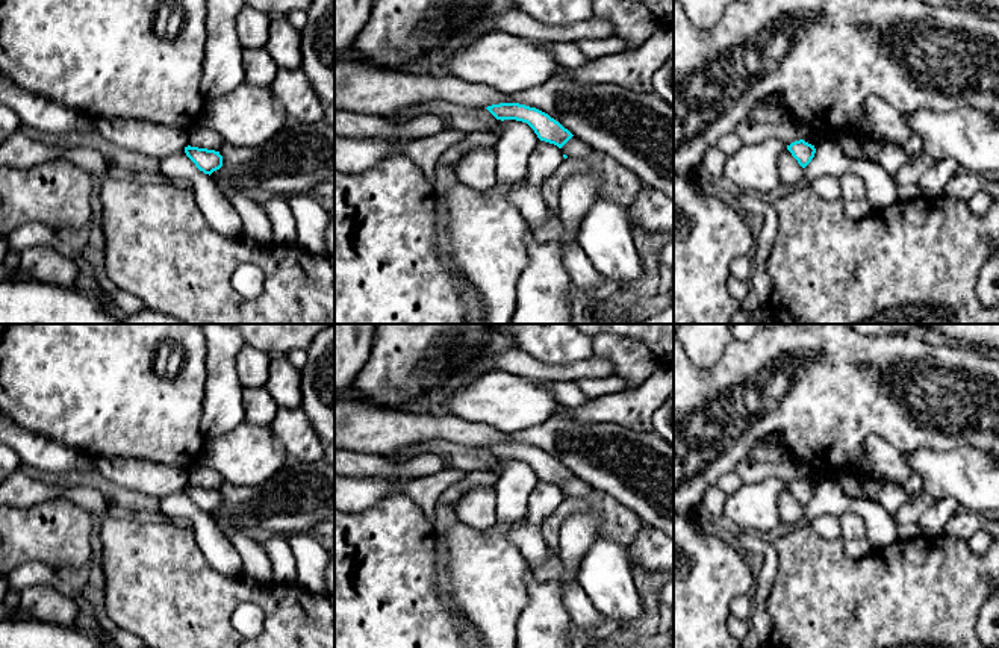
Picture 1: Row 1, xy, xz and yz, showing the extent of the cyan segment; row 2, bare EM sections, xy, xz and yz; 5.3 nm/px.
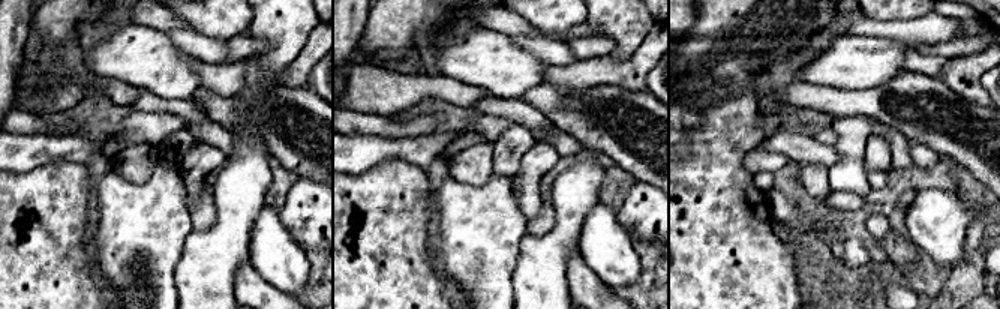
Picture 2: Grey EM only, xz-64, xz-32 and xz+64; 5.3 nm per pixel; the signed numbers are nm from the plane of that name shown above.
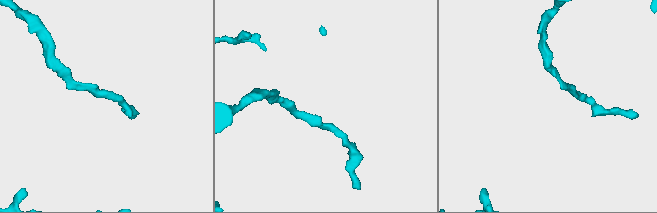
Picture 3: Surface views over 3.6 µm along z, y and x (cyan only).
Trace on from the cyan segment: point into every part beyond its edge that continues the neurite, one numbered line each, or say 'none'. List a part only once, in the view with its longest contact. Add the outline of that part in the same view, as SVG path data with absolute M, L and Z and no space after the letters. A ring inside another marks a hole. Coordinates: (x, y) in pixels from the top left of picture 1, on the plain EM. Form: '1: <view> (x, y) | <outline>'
none

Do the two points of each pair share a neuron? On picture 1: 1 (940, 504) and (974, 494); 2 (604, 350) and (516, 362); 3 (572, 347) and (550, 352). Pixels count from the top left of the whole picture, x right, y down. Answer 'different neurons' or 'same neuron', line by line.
1: different neurons
2: different neurons
3: same neuron

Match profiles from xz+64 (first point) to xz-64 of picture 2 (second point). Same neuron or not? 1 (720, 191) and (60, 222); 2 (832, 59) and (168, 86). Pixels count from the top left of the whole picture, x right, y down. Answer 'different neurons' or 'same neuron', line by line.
1: same neuron
2: same neuron

